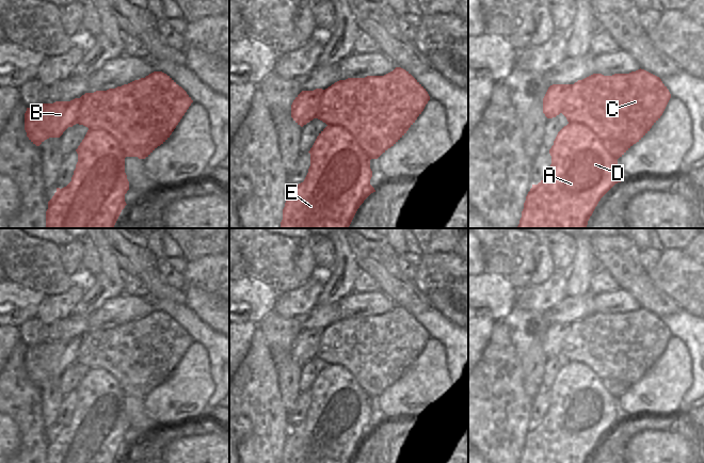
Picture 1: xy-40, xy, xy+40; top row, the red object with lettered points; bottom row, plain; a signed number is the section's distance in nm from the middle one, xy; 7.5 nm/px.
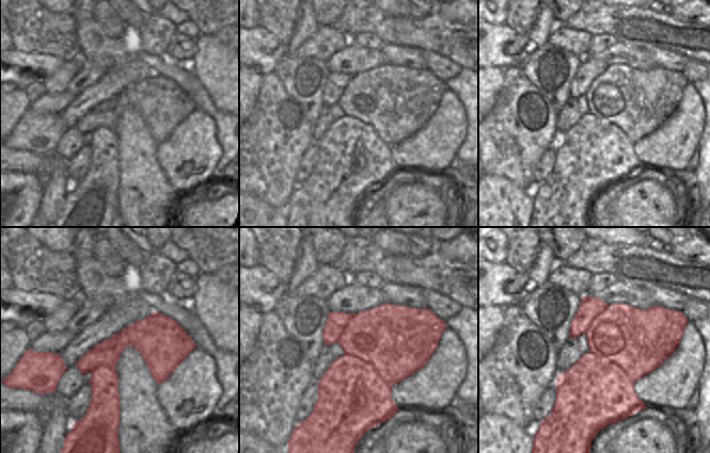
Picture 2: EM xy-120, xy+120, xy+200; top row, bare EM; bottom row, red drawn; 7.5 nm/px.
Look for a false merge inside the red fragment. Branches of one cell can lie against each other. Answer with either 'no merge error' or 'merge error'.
merge error

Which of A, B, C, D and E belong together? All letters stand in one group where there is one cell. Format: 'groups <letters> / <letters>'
groups A D E / B C

